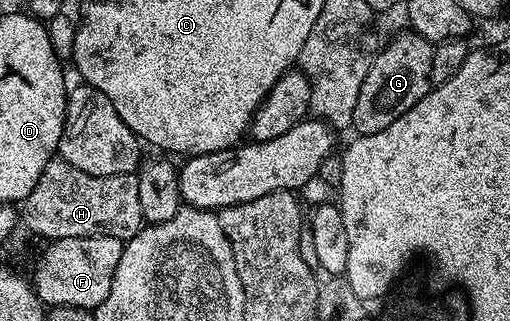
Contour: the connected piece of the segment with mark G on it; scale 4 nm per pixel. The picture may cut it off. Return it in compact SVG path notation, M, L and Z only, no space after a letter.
M403 31L403 35L396 36L387 47L385 44L375 55L368 77L364 77L364 85L360 85L360 97L356 101L352 124L358 135L371 135L388 129L392 121L408 113L408 109L412 109L416 101L420 101L430 92L435 44L429 43L414 31Z

